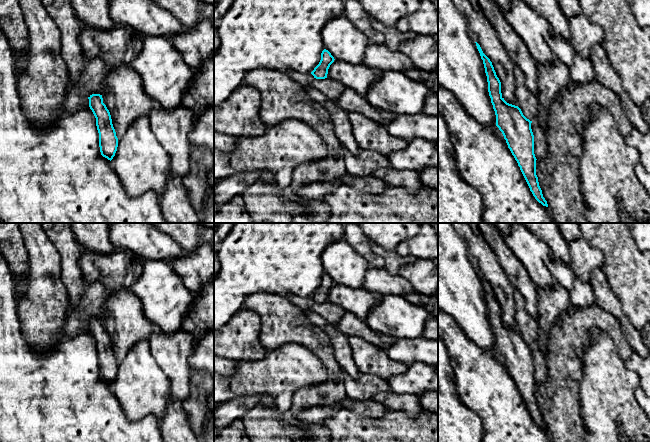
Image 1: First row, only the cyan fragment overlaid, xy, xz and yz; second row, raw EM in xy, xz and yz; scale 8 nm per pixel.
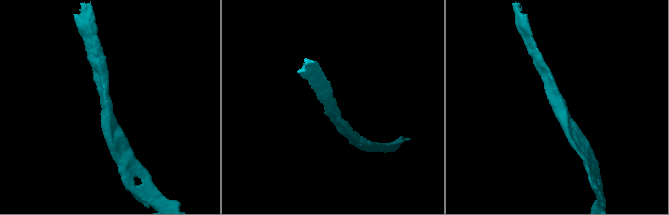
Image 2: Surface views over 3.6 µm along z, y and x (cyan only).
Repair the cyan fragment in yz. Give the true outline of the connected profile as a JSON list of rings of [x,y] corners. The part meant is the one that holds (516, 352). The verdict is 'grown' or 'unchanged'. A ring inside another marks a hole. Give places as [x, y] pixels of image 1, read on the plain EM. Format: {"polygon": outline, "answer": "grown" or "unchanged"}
{"polygon": [[[477,266],[475,267],[483,284],[488,316],[496,339],[496,350],[502,356],[533,420],[543,430],[548,431],[536,399],[537,383],[534,378],[532,345],[523,339],[518,330],[509,328],[504,324],[501,317],[501,306],[496,299],[492,286],[483,277],[480,269]]], "answer": "unchanged"}

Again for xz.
{"polygon": [[[324,273],[321,277],[321,284],[319,288],[314,292],[314,294],[311,296],[311,298],[316,303],[325,303],[327,302],[328,293],[330,289],[334,286],[334,281],[331,279],[331,277]]], "answer": "unchanged"}

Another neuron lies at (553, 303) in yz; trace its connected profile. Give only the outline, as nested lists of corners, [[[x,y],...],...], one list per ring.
[[[556,280],[549,289],[535,286],[539,312],[537,321],[538,339],[536,346],[544,355],[547,354],[549,336],[554,322],[560,319],[568,310],[570,305],[569,294]]]

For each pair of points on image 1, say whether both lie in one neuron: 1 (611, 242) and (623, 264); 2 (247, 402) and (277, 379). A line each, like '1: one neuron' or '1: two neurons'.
1: one neuron
2: two neurons

